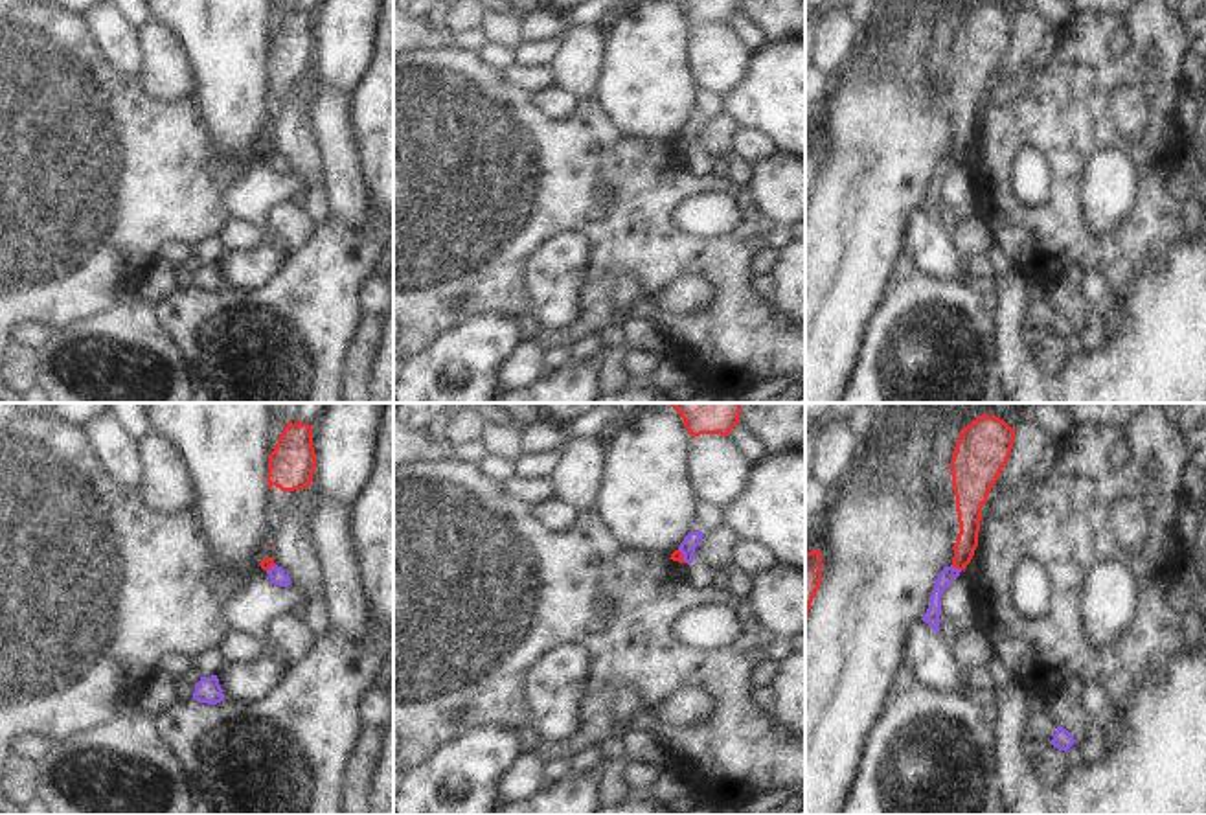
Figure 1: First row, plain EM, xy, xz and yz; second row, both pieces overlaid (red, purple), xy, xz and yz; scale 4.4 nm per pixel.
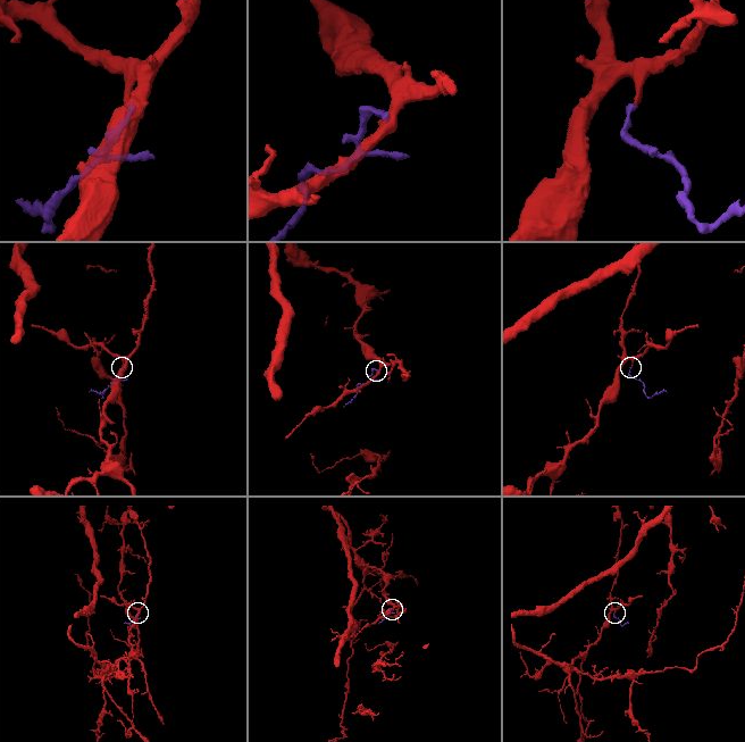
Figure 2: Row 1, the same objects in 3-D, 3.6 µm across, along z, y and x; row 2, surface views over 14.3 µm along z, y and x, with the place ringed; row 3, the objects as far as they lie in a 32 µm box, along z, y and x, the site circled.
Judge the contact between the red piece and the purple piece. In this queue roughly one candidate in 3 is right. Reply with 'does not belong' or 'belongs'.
does not belong

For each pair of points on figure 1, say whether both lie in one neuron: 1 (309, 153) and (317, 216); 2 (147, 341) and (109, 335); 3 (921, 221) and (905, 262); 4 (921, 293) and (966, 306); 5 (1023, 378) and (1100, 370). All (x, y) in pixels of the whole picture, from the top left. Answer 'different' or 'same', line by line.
1: same
2: same
3: different
4: same
5: same

